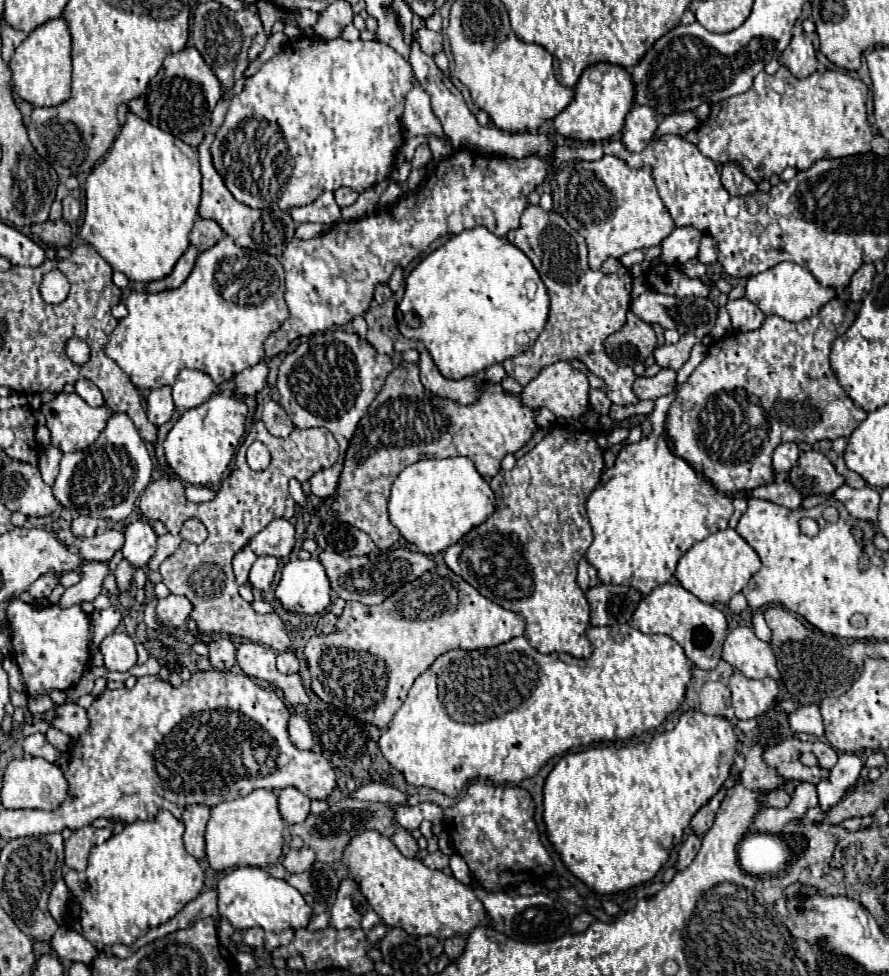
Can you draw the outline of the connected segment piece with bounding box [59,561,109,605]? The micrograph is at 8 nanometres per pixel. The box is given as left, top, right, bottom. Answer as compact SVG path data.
M83 561L81 565L81 581L61 595L59 605L81 605L83 601L95 601L95 597L103 591L103 581L109 575L107 563L101 561Z

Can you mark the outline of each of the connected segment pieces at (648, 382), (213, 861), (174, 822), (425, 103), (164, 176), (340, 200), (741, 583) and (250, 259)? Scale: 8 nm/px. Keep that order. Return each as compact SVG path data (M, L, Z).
M661 369L655 377L637 377L633 383L633 393L639 399L659 399L673 391L675 377L677 371L673 369Z
M255 789L247 797L219 803L211 809L211 819L207 823L207 861L215 871L225 871L233 867L267 867L273 865L283 853L283 831L285 821L279 813L279 803L275 791Z
M159 811L149 821L135 821L125 825L125 829L103 845L91 851L89 867L85 871L67 869L63 879L69 887L73 907L77 907L77 921L81 935L103 949L107 945L125 943L131 945L137 937L145 935L151 927L157 927L171 917L175 917L189 901L193 901L203 889L203 869L183 847L183 821L175 819L171 811Z
M419 81L413 83L411 91L405 97L405 111L403 111L403 127L407 137L417 135L443 135L439 119L431 111L429 97Z
M127 113L121 135L115 139L103 163L99 163L85 181L85 219L79 235L93 245L115 271L125 273L131 281L157 281L173 271L177 259L189 247L189 233L197 217L199 197L201 171L197 151L135 113Z
M339 187L339 189L335 191L335 201L337 201L337 205L339 205L339 207L353 205L357 197L359 197L359 193L355 193L355 191L353 191L353 189L349 189L349 187Z
M725 529L695 543L679 559L675 577L697 599L715 605L715 603L729 603L729 599L735 593L739 593L759 569L761 569L761 559L753 551L753 547L749 547L749 543L735 529Z
M225 235L217 245L197 257L195 269L181 287L161 293L133 291L125 299L125 305L129 315L121 319L111 333L105 353L123 369L123 373L137 389L157 389L163 385L173 385L175 377L185 367L203 371L213 379L213 383L221 385L241 369L263 361L265 339L287 319L281 263L267 253L237 247L233 243L233 237L229 235Z

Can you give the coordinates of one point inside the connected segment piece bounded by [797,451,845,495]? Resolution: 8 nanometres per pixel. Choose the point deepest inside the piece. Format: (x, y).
(813, 464)

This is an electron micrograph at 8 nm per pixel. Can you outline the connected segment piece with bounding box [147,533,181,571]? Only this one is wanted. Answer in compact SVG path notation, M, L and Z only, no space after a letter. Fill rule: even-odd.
M165 533L165 535L157 537L157 551L155 551L155 557L151 557L151 561L147 563L147 567L149 567L151 571L159 569L159 565L161 565L167 557L171 557L171 555L177 551L179 543L181 543L181 537L175 537L175 535L171 535L171 533Z

